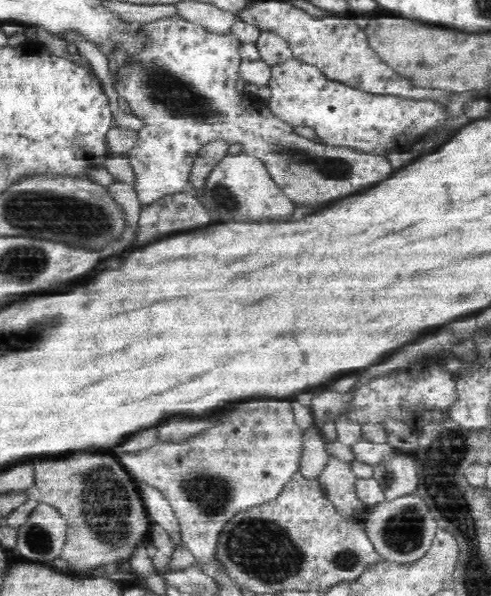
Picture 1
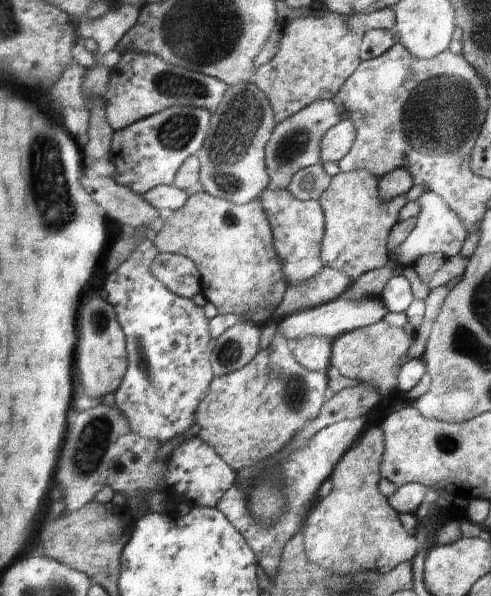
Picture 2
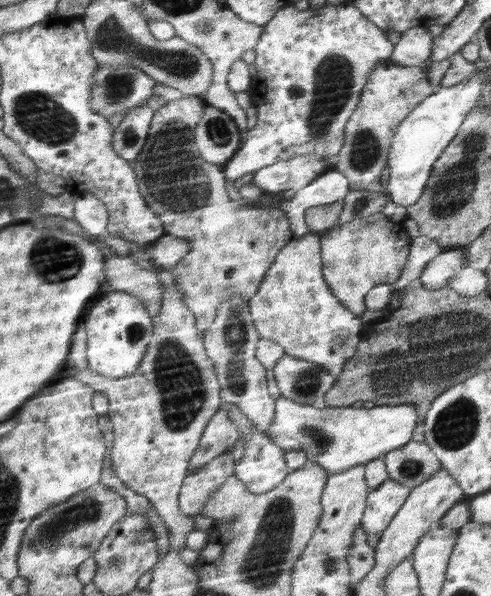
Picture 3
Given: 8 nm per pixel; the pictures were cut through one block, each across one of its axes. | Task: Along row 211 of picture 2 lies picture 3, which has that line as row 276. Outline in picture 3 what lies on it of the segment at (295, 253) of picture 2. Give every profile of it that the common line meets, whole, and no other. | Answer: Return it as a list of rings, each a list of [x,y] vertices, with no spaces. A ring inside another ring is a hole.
[[[309,232],[280,250],[249,300],[250,314],[261,338],[280,343],[285,354],[317,363],[337,380],[346,361],[356,354],[363,328],[360,318],[350,312],[326,284],[319,240],[318,234]]]

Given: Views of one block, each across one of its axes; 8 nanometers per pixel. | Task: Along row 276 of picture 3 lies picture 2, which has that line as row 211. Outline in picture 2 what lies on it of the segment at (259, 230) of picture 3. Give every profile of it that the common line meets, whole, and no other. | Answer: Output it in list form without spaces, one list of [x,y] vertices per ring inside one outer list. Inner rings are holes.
[[[201,189],[192,193],[186,206],[174,211],[167,218],[161,234],[154,236],[162,253],[183,254],[196,262],[203,275],[203,294],[208,302],[216,304],[221,315],[244,314],[248,321],[260,325],[272,320],[284,299],[288,282],[284,278],[282,262],[273,245],[272,229],[262,206],[261,195],[249,203],[237,205]]]

